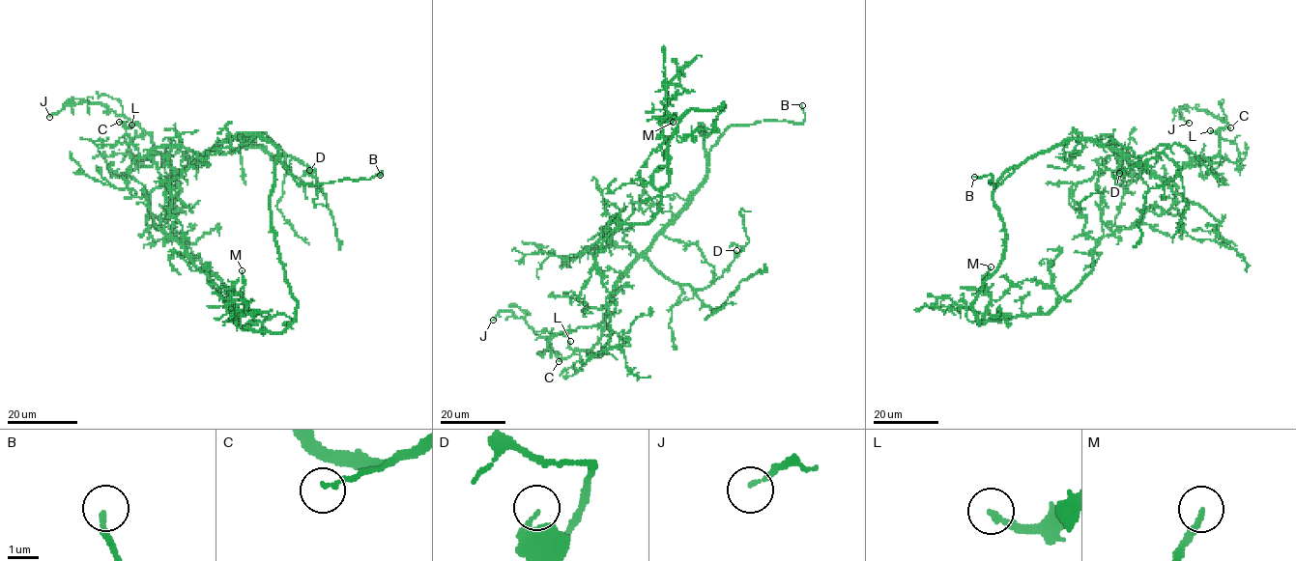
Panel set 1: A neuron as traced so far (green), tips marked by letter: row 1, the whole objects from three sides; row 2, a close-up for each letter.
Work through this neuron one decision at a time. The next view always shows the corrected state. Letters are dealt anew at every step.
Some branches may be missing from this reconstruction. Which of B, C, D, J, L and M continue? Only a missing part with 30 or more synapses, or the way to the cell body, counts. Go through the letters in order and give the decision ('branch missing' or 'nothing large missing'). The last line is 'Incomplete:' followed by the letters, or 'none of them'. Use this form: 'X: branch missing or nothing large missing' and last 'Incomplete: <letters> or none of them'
B: branch missing
C: nothing large missing
D: nothing large missing
J: nothing large missing
L: branch missing
M: nothing large missing
Incomplete: B, L

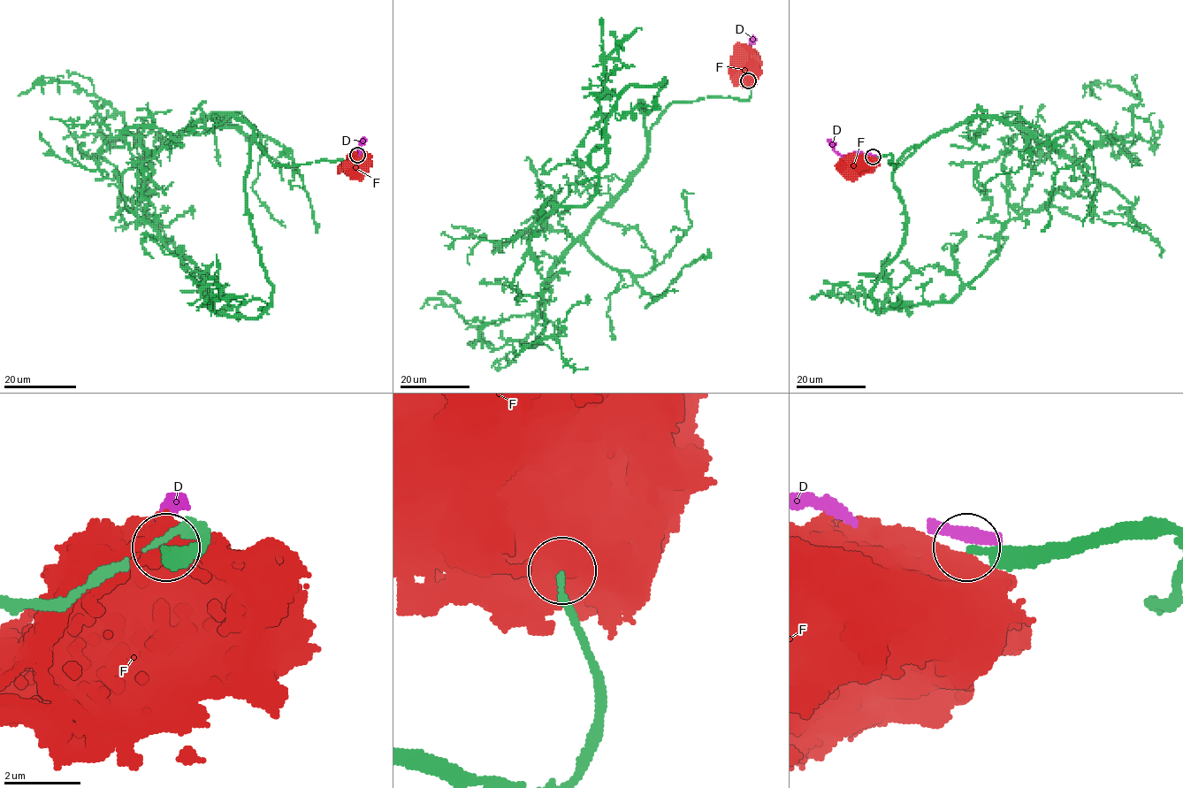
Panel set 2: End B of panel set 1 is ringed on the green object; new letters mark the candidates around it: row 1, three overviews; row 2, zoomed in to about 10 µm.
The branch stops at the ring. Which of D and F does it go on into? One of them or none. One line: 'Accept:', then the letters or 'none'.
Accept: none

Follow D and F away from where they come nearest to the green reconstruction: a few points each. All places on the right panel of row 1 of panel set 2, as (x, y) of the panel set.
D: (875, 156), (860, 153), (839, 154), (828, 139)
F: (875, 157), (856, 157), (852, 164)

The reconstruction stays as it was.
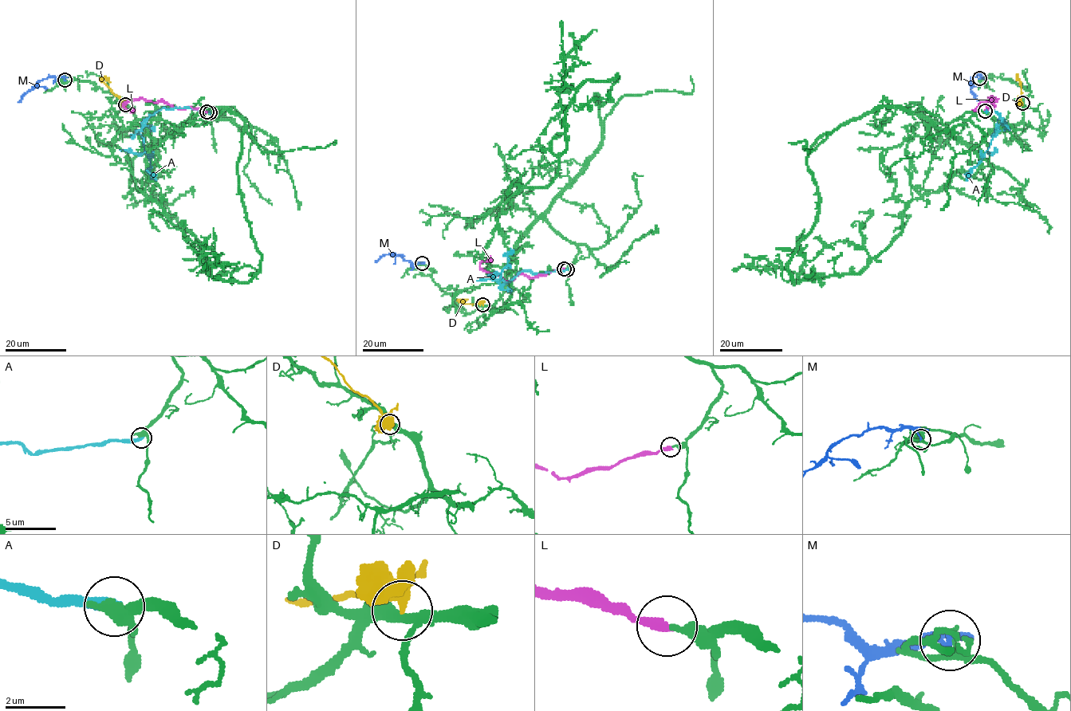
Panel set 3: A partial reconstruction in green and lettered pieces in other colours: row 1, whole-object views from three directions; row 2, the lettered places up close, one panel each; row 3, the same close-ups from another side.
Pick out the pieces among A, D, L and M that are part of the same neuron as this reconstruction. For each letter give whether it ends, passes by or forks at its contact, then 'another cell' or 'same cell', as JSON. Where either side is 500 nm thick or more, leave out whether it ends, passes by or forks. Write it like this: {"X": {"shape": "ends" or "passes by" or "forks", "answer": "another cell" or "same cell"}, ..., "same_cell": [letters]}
{"A": {"shape": "ends", "answer": "another cell"}, "D": {"shape": "ends", "answer": "another cell"}, "L": {"shape": "ends", "answer": "same cell"}, "M": {"shape": "ends", "answer": "another cell"}, "same_cell": ["L"]}

